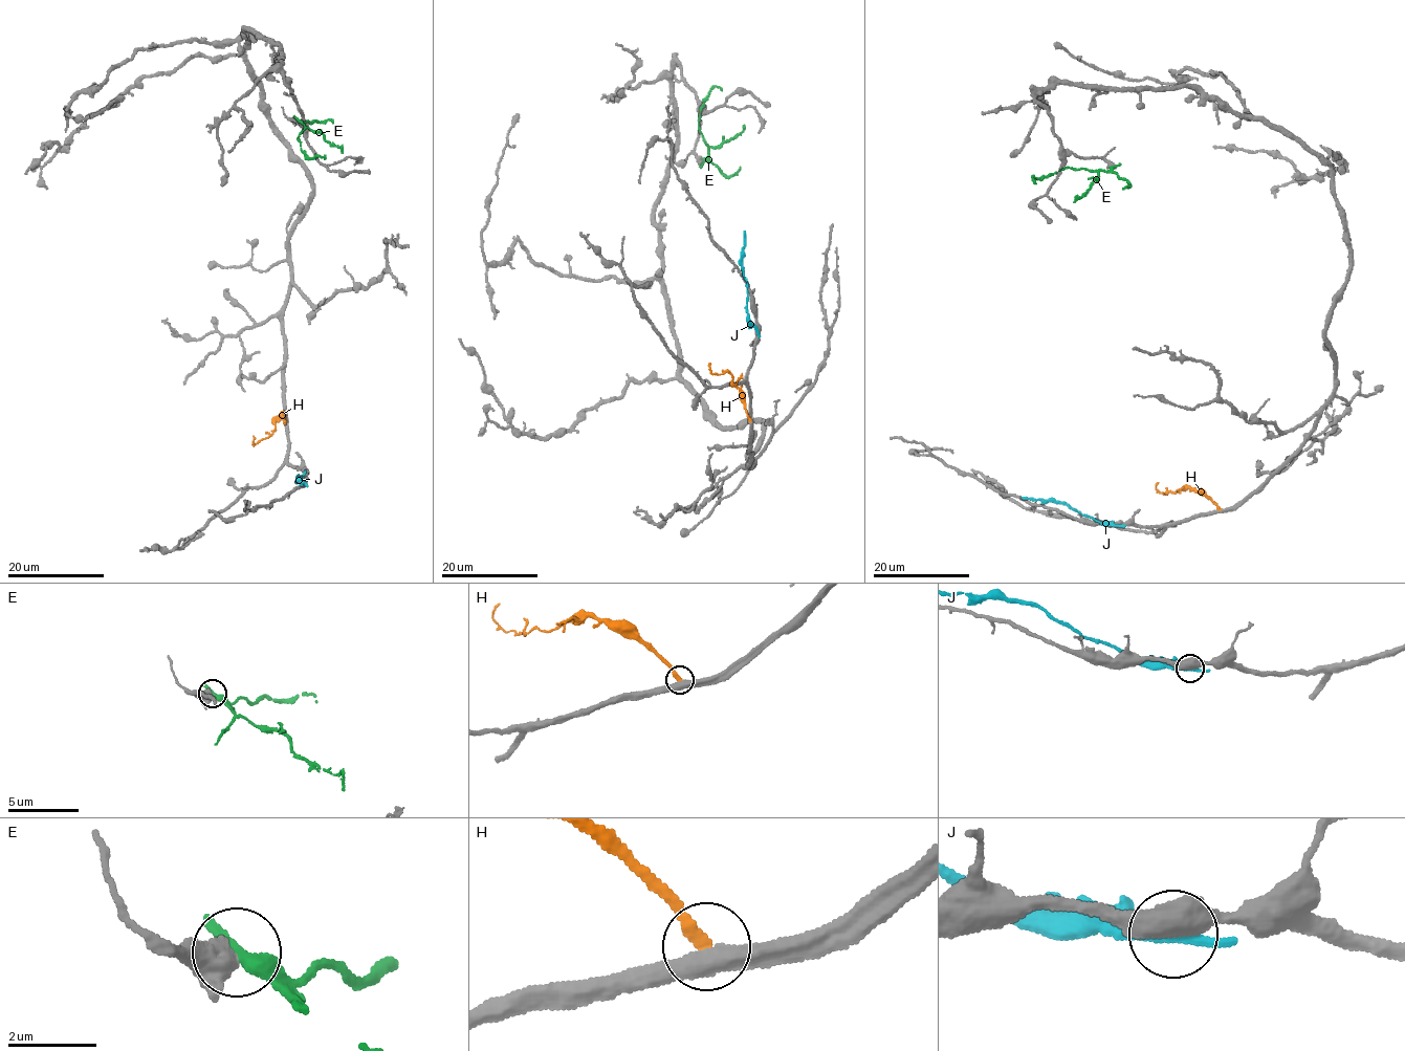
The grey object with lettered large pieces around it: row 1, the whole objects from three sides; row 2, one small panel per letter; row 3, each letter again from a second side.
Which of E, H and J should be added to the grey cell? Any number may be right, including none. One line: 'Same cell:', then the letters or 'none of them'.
Same cell: H

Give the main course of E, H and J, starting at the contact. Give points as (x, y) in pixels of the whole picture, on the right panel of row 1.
E: (1113, 166), (1106, 171), (1065, 168), (1038, 179), (1033, 176), (1036, 183)
H: (1220, 509), (1190, 488), (1163, 494), (1156, 487), (1158, 482)
J: (1118, 525), (1096, 522), (1062, 503), (1022, 498)

